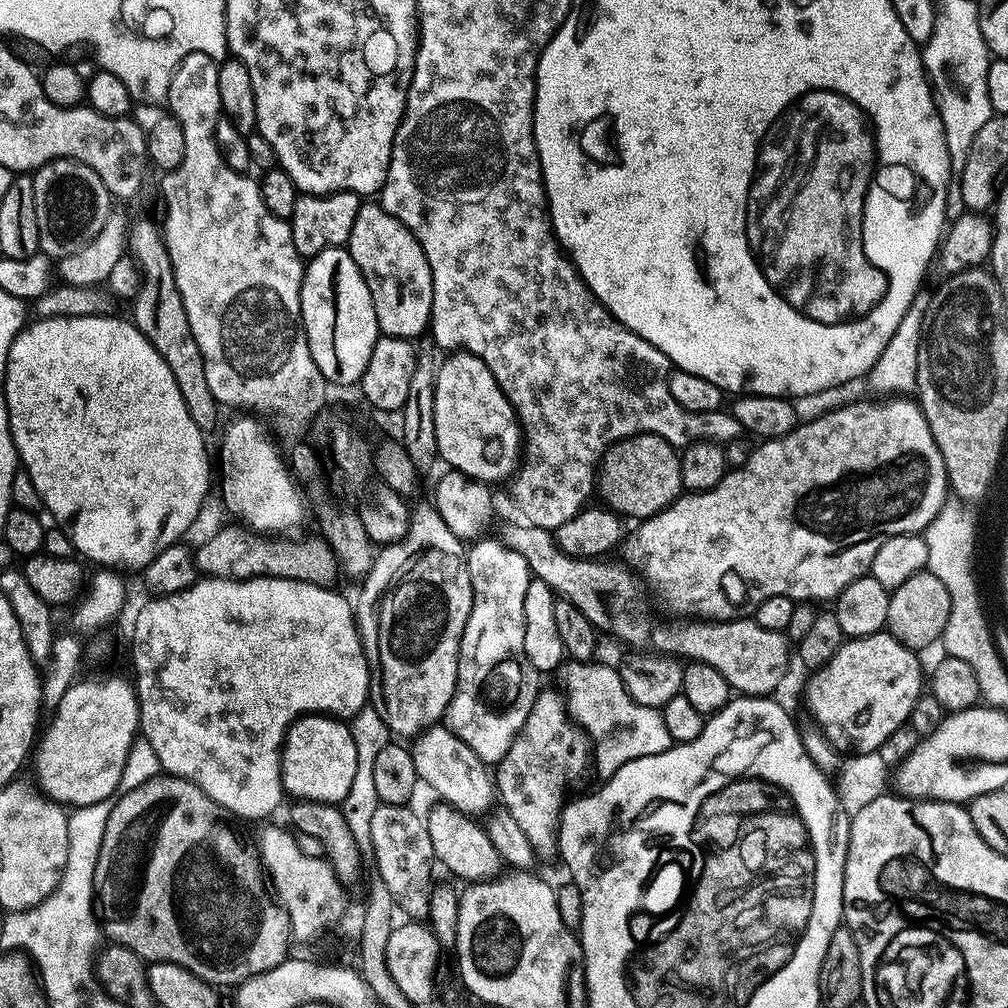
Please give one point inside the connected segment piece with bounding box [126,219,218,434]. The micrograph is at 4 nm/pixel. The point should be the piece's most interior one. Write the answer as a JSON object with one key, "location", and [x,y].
{"location":[157,312]}

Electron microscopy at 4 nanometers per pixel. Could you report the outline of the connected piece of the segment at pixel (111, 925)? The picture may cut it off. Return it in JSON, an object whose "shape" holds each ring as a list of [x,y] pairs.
{"shape":[[[161,774],[142,782],[142,786],[134,786],[134,790],[121,791],[115,797],[110,810],[110,818],[106,818],[106,834],[102,834],[102,846],[98,850],[98,862],[102,866],[102,871],[94,878],[92,887],[94,900],[98,905],[98,916],[102,921],[103,935],[111,943],[126,946],[145,962],[174,962],[213,986],[241,984],[244,980],[254,978],[254,974],[262,974],[266,970],[278,966],[283,960],[289,959],[288,916],[283,908],[273,904],[271,899],[268,901],[264,897],[266,884],[262,879],[262,865],[259,859],[236,837],[235,830],[224,819],[226,819],[225,810],[222,806],[218,806],[218,802],[214,802],[214,798],[206,795],[194,782],[183,780],[180,776]]]}

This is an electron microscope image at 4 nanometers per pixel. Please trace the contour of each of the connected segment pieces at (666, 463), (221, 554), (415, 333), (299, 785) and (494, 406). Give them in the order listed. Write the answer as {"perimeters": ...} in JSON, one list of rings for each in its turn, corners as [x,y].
{"perimeters":[[[[649,432],[620,440],[605,452],[598,484],[604,487],[607,507],[621,517],[633,516],[633,521],[639,522],[658,514],[672,505],[684,488],[677,449]]],[[[235,526],[220,528],[209,540],[194,548],[194,565],[197,573],[214,580],[249,580],[255,576],[290,578],[298,582],[310,582],[323,588],[333,587],[337,582],[336,555],[327,540],[288,540],[290,538],[267,538],[262,534]]],[[[364,202],[354,218],[354,226],[350,226],[346,247],[370,290],[381,333],[411,341],[423,337],[432,318],[432,275],[418,238],[379,202]]],[[[317,714],[301,716],[288,727],[280,750],[280,780],[289,797],[339,805],[349,793],[357,769],[357,751],[343,719]]],[[[463,350],[445,355],[434,390],[433,420],[437,453],[449,469],[483,480],[489,486],[495,485],[495,480],[507,481],[519,469],[522,463],[520,422],[512,403],[480,356]]]]}

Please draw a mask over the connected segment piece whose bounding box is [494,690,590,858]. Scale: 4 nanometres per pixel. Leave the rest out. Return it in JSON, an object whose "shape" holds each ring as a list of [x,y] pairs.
{"shape":[[[541,690],[516,741],[494,768],[494,783],[502,808],[514,816],[537,857],[557,855],[560,810],[566,802],[560,787],[582,775],[589,764],[590,742],[570,721],[563,699],[557,693],[555,696]]]}

